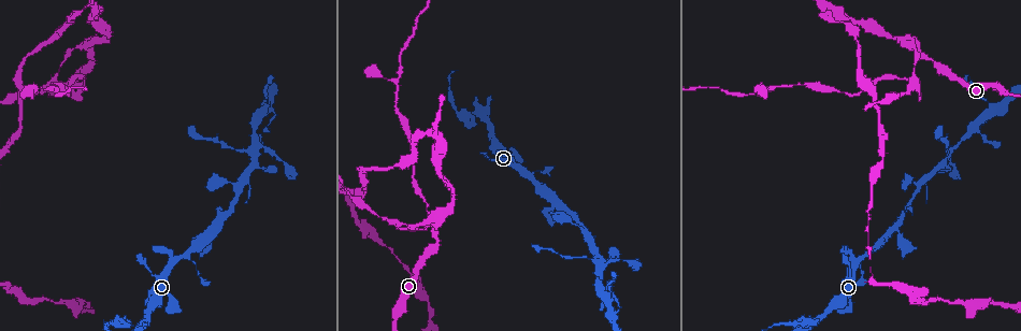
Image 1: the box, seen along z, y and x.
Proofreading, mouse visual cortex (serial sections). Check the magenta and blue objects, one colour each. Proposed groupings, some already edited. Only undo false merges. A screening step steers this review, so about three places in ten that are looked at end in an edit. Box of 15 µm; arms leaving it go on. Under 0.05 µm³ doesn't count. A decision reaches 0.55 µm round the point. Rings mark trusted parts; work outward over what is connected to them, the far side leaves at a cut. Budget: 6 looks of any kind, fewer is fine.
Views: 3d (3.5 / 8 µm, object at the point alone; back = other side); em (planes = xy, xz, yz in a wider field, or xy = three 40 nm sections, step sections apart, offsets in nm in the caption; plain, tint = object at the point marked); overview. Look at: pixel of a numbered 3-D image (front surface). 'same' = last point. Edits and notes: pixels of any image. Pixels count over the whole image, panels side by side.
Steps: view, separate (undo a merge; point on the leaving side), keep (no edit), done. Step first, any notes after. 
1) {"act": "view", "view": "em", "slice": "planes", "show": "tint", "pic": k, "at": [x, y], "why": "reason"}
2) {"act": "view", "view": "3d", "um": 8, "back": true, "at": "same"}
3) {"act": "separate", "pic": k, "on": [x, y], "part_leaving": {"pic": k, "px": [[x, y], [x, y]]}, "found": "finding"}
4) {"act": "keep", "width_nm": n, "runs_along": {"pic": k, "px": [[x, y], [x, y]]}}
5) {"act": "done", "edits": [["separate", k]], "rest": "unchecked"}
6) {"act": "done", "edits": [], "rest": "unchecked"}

{"act": "view", "view": "3d", "um": 3.5, "pic": 1, "at": [584, 227], "why": "three-way junction"}

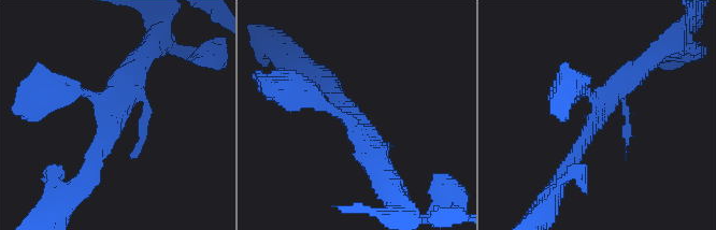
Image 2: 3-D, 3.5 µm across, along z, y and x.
{"act": "view", "view": "em", "slice": "xy", "step": 2, "show": "plain", "pic": 2, "at": [114, 117]}

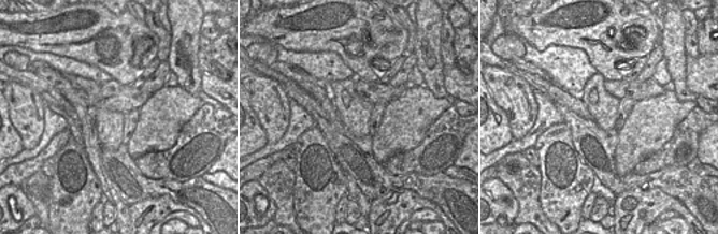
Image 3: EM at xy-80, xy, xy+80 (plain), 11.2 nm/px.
{"act": "view", "view": "em", "slice": "xy", "step": 2, "show": "tint", "at": "same"}

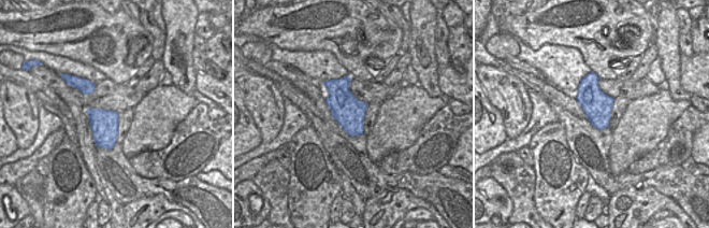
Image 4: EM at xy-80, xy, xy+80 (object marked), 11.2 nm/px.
{"act": "keep", "runs_along": {"pic": 2, "px": [[562, 171], [612, 96], [642, 66]]}, "found": "all the same cell"}

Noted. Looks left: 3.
{"act": "view", "view": "3d", "um": 3.5, "pic": 1, "at": [599, 262], "why": "four or more arms meet"}

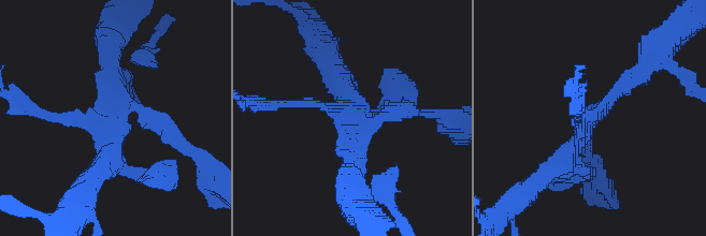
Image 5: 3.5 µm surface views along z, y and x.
{"act": "view", "view": "em", "slice": "xy", "step": 3, "show": "tint", "pic": 5, "at": [592, 119], "arms": 4, "arm_widths_nm": [150, 200, 250, 300], "why": "need the tissue"}

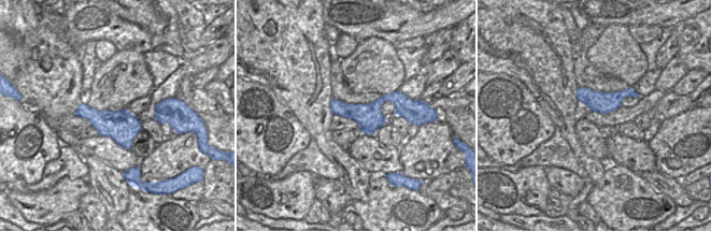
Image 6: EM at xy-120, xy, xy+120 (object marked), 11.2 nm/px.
{"act": "keep", "runs_along": {"pic": 5, "px": [[548, 171], [642, 69]]}, "found": "continuous, no second cell"}

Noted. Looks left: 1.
{"act": "done", "edits": [], "rest": "unchecked"}

